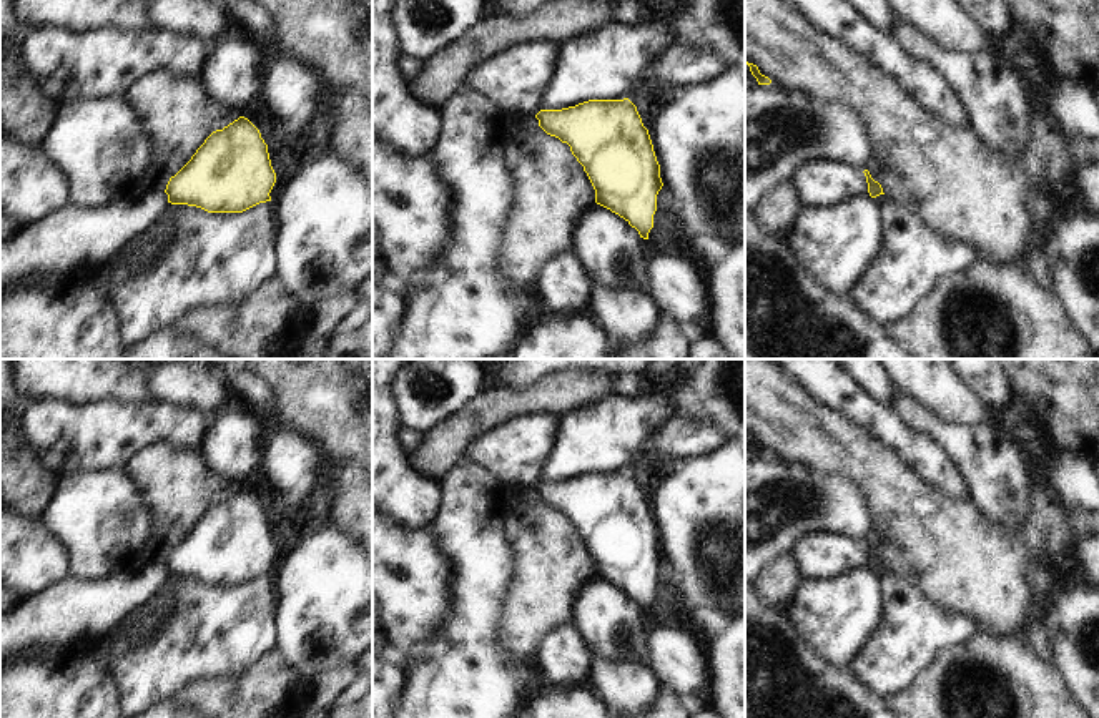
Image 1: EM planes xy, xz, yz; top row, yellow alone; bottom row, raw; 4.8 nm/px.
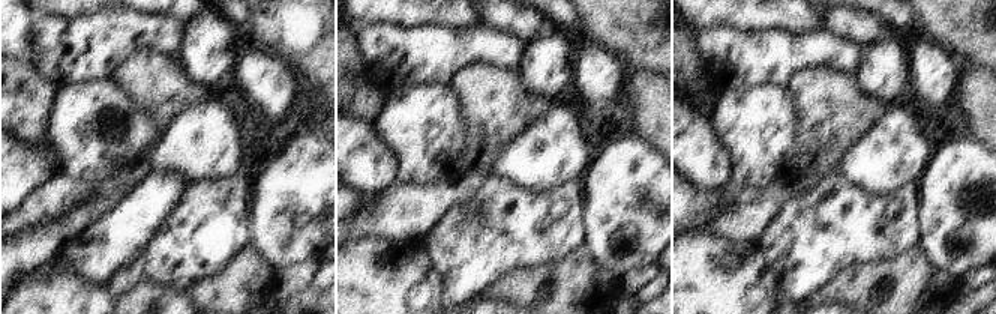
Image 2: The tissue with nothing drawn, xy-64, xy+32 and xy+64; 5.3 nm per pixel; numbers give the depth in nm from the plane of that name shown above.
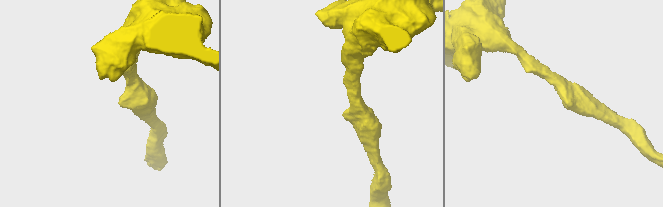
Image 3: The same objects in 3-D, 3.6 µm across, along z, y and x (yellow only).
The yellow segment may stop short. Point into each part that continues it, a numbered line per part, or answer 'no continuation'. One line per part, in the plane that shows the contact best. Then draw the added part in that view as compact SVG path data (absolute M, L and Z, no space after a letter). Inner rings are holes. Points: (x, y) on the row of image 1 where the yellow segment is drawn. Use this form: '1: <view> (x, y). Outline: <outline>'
no continuation

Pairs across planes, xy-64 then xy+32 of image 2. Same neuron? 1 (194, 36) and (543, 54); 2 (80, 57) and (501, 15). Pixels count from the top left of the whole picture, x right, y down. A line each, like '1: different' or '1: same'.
1: same
2: different

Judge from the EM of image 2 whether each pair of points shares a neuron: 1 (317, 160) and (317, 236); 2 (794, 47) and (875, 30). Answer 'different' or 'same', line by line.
1: same
2: different

